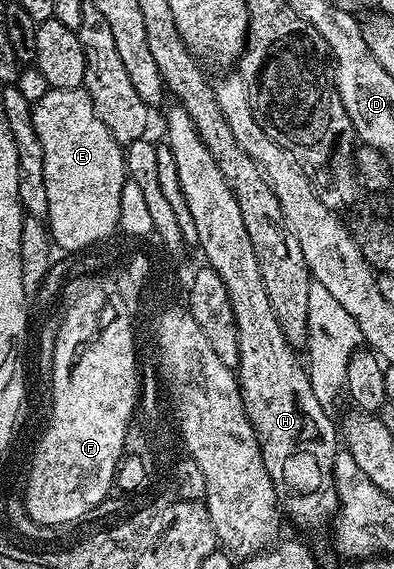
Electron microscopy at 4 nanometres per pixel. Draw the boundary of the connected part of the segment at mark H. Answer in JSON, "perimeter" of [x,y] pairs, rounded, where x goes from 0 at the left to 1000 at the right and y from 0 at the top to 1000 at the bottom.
{"perimeter":[[[434,185],[421,200],[419,255],[431,258],[437,276],[447,281],[447,302],[457,302],[457,330],[467,330],[467,351],[477,351],[477,373],[487,373],[487,388],[497,394],[503,417],[500,438],[513,438],[520,459],[569,492],[569,506],[579,506],[579,520],[589,534],[589,548],[604,578],[604,641],[599,663],[614,685],[614,708],[624,729],[645,757],[655,761],[655,786],[670,808],[670,822],[680,822],[680,837],[706,868],[713,891],[741,909],[766,917],[817,917],[845,912],[858,902],[858,866],[848,849],[848,810],[863,796],[863,756],[838,736],[840,722],[802,703],[802,689],[792,689],[787,661],[774,641],[756,638],[749,610],[721,591],[711,569],[701,562],[701,548],[690,548],[690,534],[680,534],[680,513],[670,513],[670,492],[660,485],[660,464],[650,457],[650,443],[640,438],[640,422],[629,422],[629,401],[619,401],[619,380],[609,380],[609,359],[599,359],[599,344],[569,316],[569,302],[558,302],[558,288],[538,281],[538,267],[508,246],[508,232],[497,232],[497,218],[487,218],[487,204],[462,186]]]}

